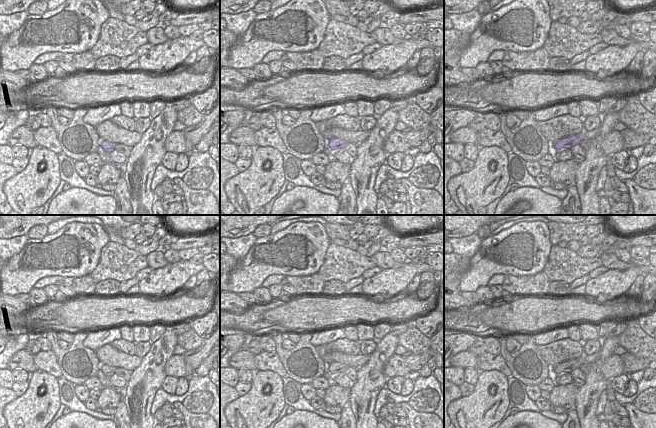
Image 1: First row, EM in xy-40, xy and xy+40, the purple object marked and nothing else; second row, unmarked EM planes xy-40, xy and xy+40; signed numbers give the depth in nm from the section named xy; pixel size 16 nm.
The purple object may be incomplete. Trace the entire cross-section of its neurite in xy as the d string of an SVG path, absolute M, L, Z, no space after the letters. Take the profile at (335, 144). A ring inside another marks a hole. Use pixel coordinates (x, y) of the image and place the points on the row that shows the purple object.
M332 138L326 142L333 152L345 148L345 146L349 143L346 140L340 138Z

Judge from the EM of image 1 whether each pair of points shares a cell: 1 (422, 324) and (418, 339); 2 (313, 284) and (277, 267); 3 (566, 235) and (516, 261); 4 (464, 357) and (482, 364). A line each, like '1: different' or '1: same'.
1: different
2: different
3: different
4: different

